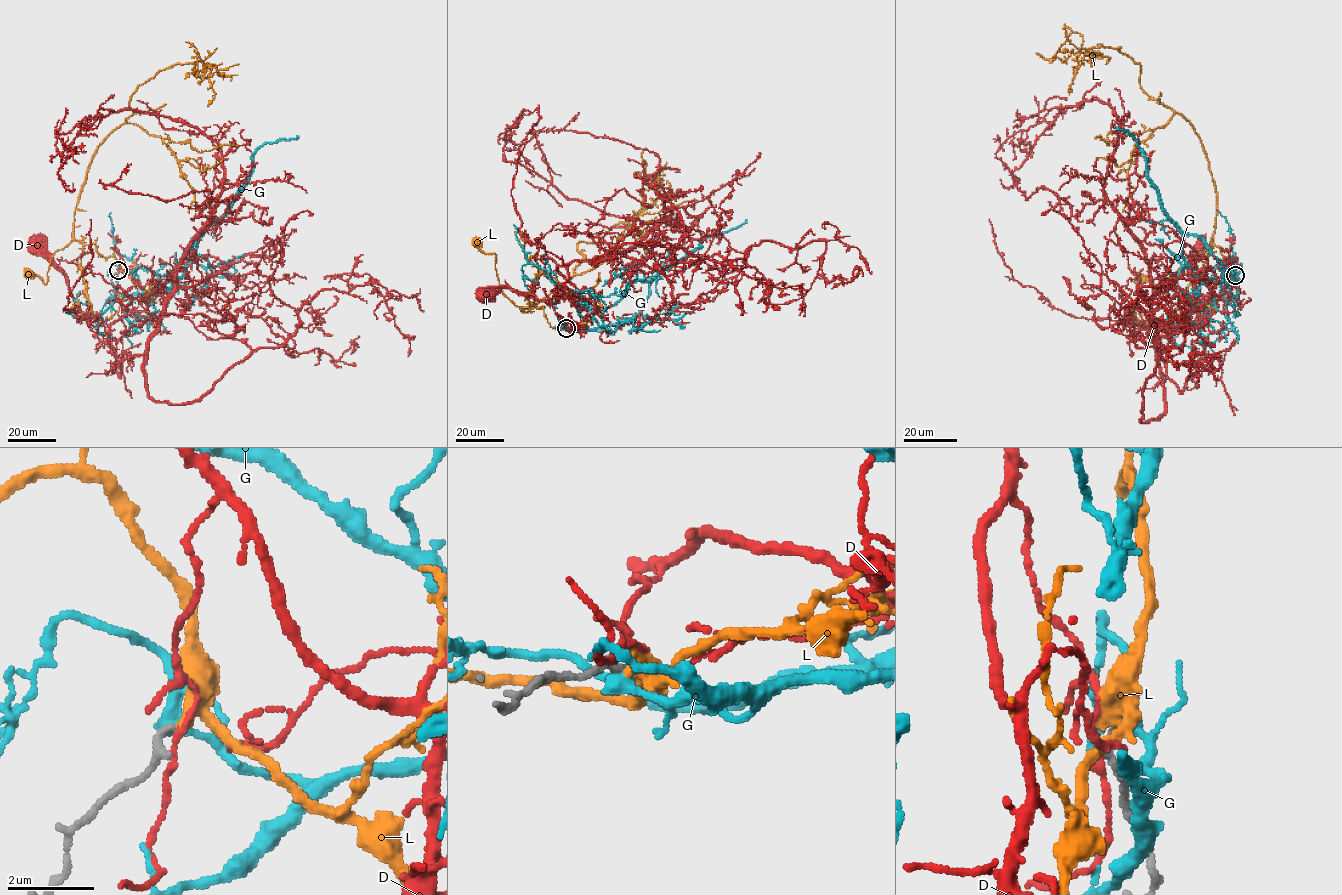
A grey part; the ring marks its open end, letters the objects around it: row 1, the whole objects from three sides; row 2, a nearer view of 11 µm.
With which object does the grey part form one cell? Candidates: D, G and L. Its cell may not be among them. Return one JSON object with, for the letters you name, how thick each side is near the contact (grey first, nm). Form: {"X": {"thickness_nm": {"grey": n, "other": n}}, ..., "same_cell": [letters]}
{"L": {"thickness_nm": {"grey": 190, "other": 320}}, "same_cell": ["L"]}

